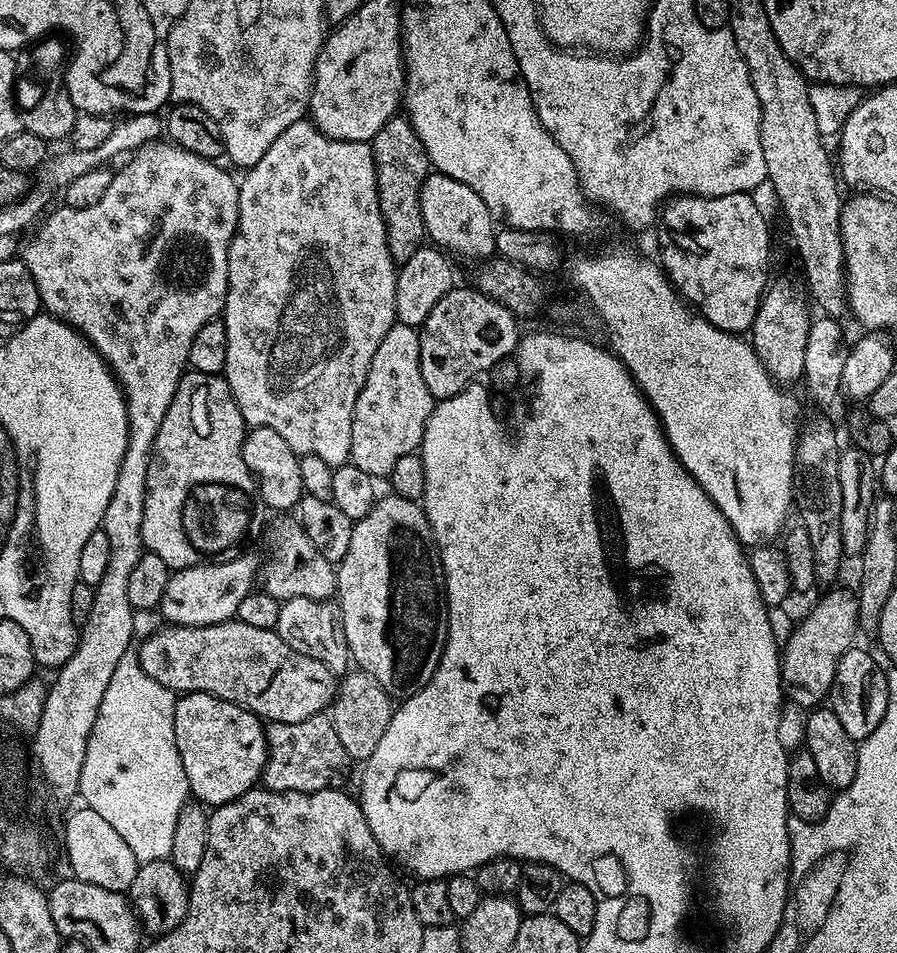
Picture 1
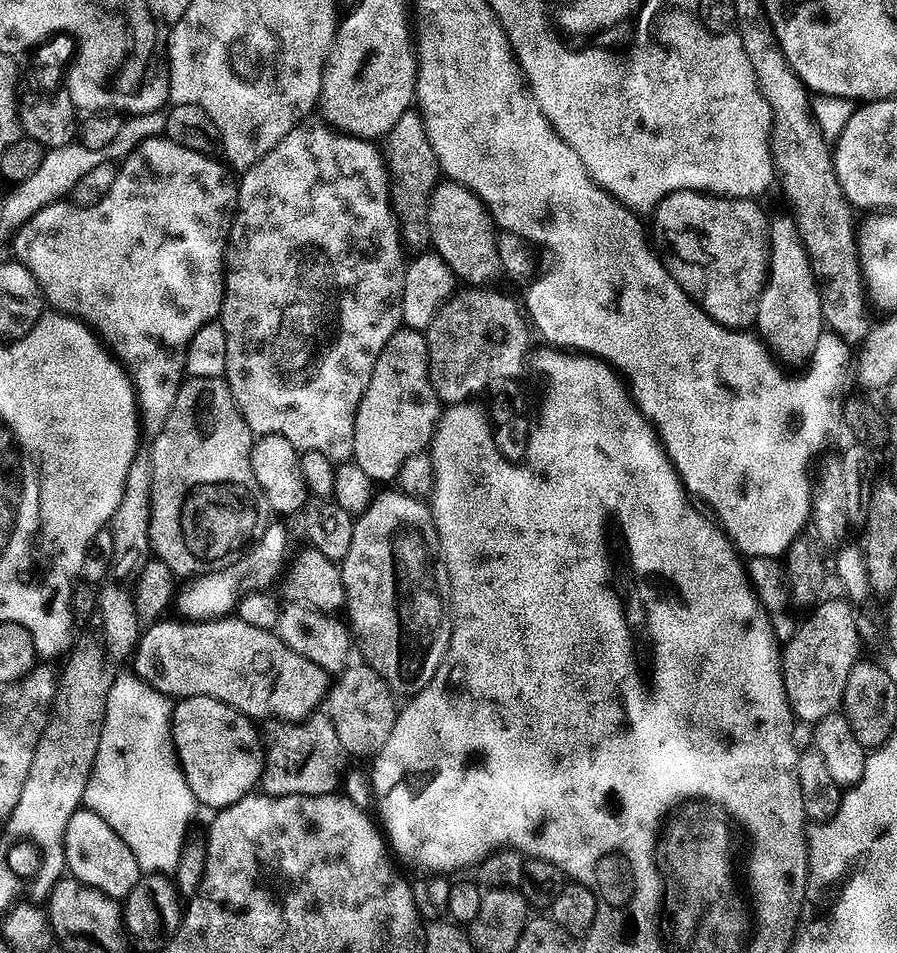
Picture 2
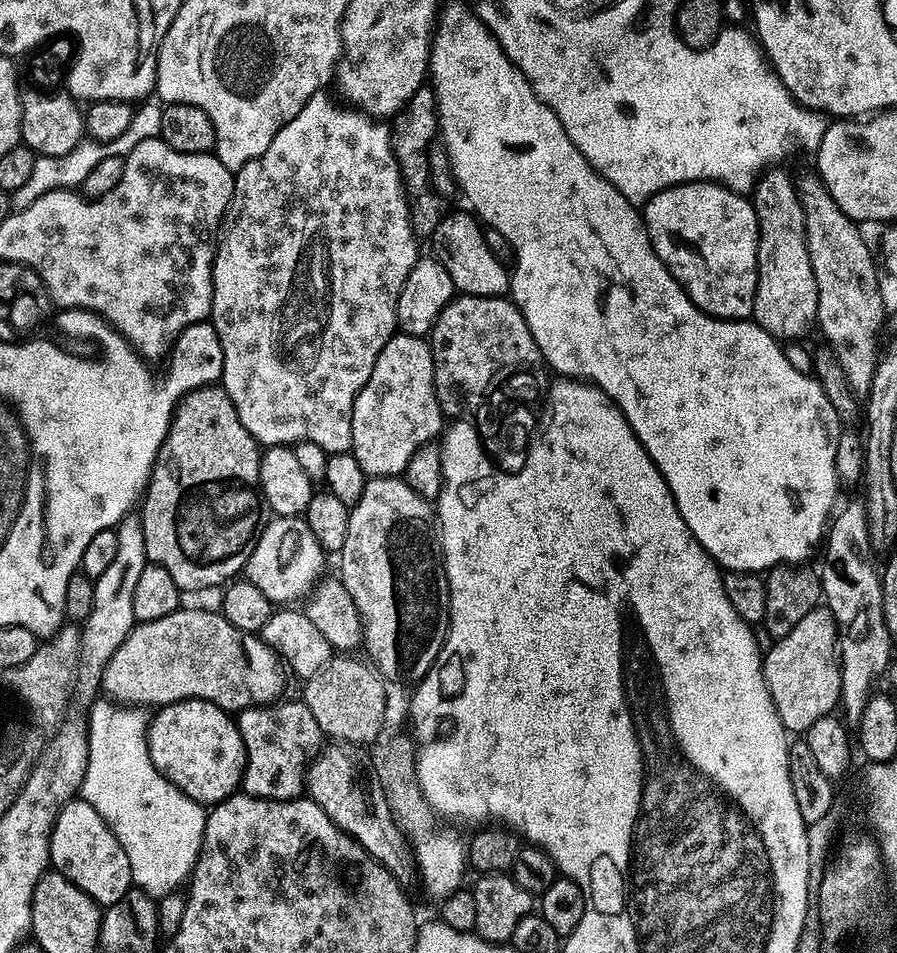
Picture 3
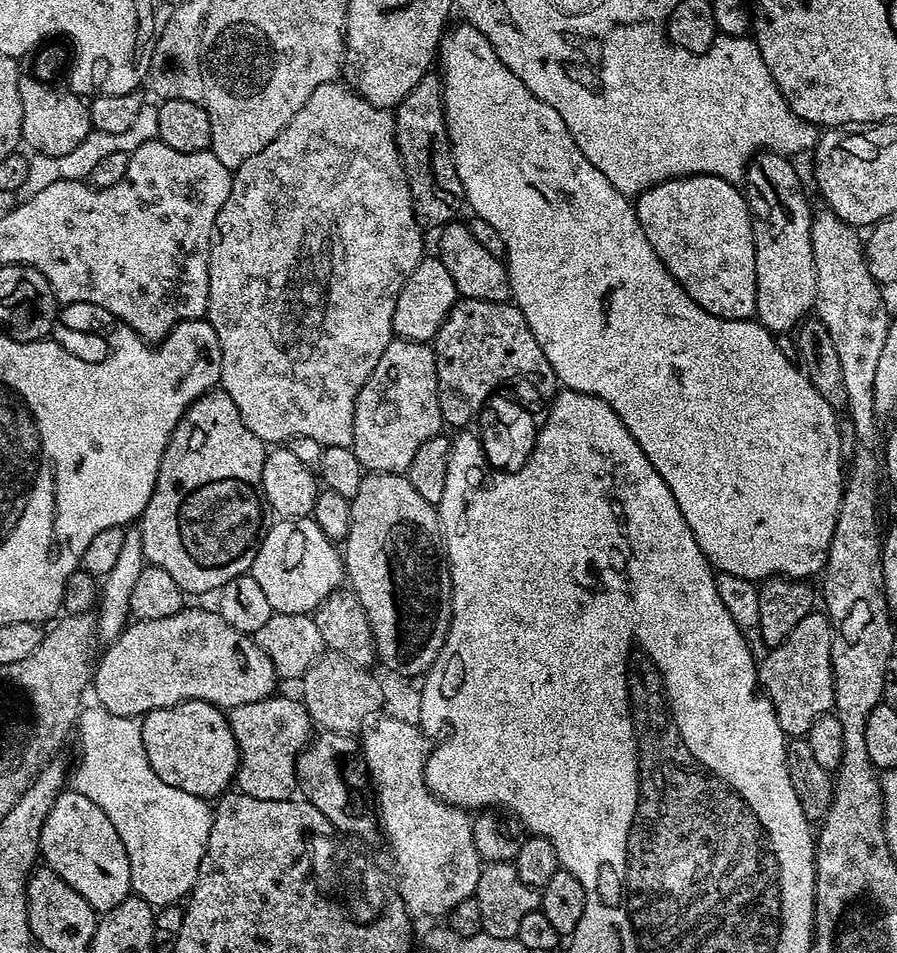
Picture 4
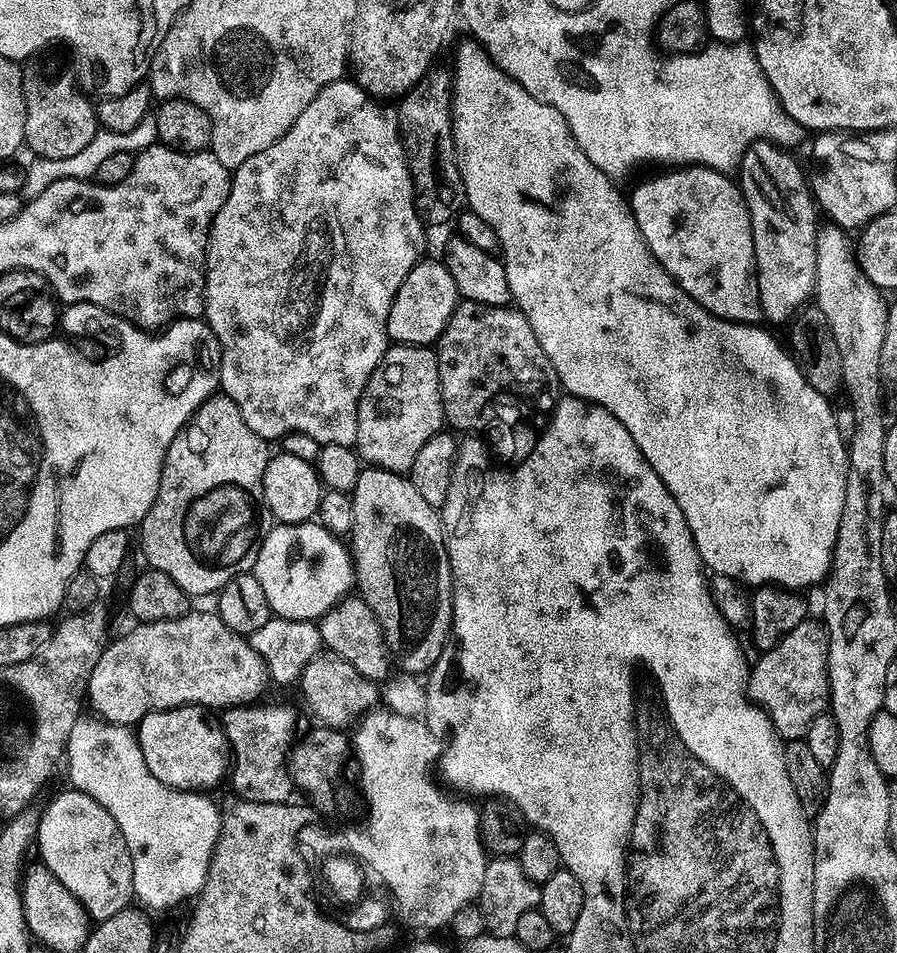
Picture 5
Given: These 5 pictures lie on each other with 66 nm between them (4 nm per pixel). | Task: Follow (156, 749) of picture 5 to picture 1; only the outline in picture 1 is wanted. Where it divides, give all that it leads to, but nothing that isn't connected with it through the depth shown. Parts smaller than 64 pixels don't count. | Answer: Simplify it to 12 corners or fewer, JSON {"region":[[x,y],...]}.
{"region":[[206,692],[177,699],[174,742],[204,806],[257,787],[261,718]]}

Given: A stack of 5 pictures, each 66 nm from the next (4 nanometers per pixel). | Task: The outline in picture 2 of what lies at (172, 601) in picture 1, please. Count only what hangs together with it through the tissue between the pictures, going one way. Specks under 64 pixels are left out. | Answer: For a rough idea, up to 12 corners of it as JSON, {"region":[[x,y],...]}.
{"region":[[269,523],[222,571],[187,581],[176,610],[189,620],[227,617],[242,591],[283,575],[288,530]]}

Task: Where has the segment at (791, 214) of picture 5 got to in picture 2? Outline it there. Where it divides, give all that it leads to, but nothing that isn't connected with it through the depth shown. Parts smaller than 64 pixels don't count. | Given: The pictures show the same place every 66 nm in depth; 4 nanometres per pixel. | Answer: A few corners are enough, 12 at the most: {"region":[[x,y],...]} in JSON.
{"region":[[788,214],[768,222],[754,328],[781,361],[826,332],[820,285]]}

